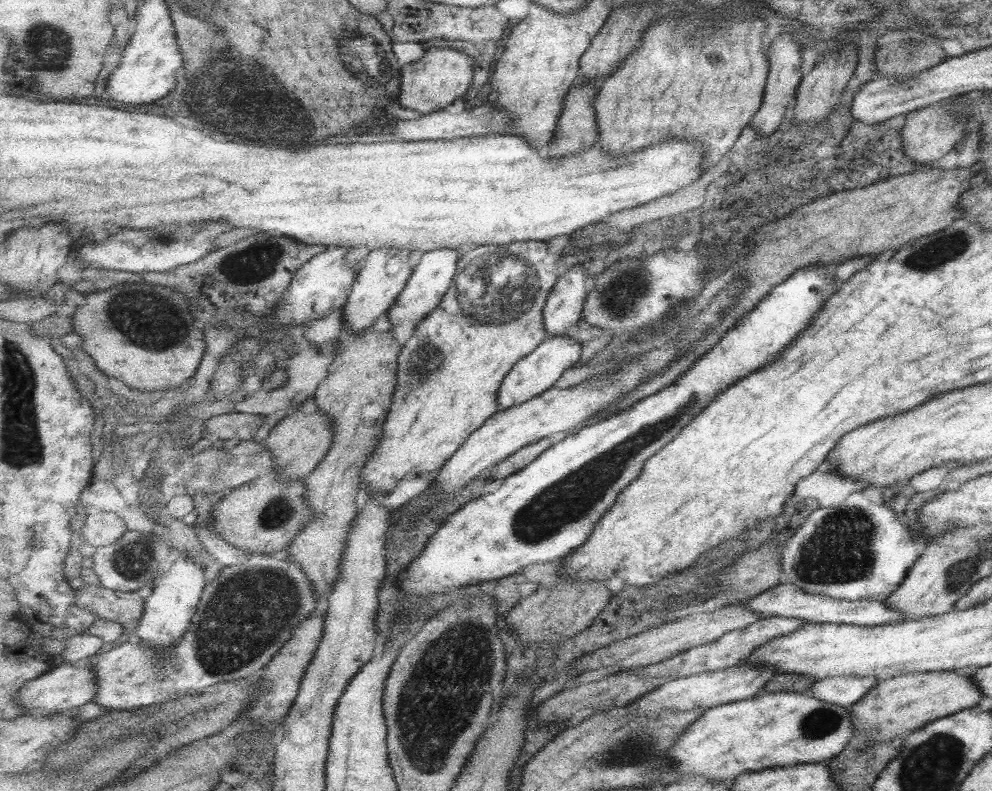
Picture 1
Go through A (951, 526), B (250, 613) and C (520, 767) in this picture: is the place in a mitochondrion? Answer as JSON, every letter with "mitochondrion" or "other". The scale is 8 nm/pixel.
{"A":"mitochondrion","B":"mitochondrion","C":"other"}

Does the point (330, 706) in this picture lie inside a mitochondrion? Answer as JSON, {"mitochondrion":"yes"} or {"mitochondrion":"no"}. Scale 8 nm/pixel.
{"mitochondrion":"no"}

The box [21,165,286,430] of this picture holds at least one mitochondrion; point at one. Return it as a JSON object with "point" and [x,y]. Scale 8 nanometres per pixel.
{"point":[144,318]}

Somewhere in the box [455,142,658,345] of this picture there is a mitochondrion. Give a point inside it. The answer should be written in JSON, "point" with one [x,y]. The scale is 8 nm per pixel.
{"point":[619,301]}

